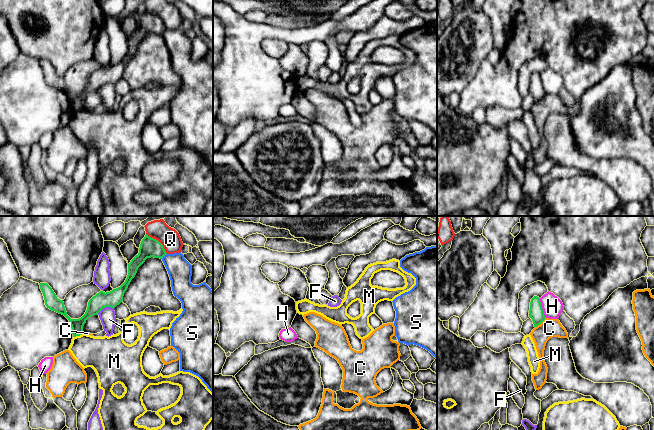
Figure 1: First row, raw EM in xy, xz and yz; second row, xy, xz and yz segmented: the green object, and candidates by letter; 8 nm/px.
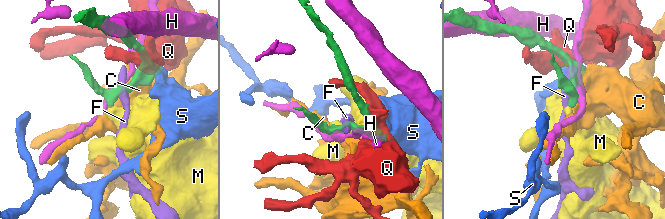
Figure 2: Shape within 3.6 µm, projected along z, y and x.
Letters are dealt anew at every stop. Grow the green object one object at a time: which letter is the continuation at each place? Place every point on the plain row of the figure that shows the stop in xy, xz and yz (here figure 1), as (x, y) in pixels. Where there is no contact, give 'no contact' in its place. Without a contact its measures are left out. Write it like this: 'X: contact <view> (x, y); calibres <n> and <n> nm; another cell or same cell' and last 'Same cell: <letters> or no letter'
C: contact yz (540, 99); calibres 110 and 150 nm; another cell
F: contact xy (105, 83); calibres 130 and 130 nm; another cell
H: contact yz (541, 84); calibres 110 and 170 nm; another cell
M: contact xy (77, 111); calibres 100 and 280 nm; another cell
Q: contact xy (158, 17); calibres 160 and 160 nm; another cell
S: contact xy (163, 32); calibres 160 and 190 nm; another cell
Same cell: no letter

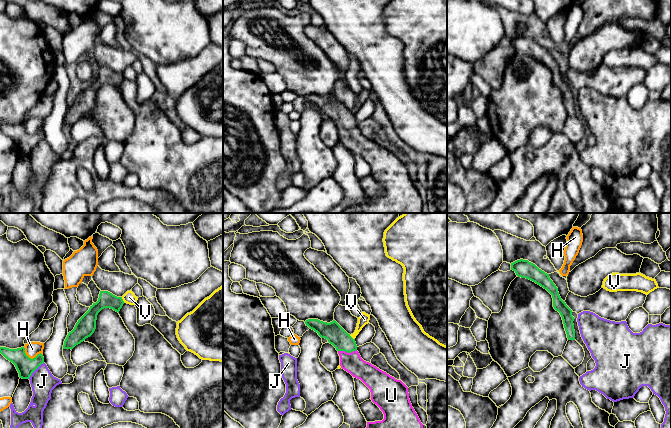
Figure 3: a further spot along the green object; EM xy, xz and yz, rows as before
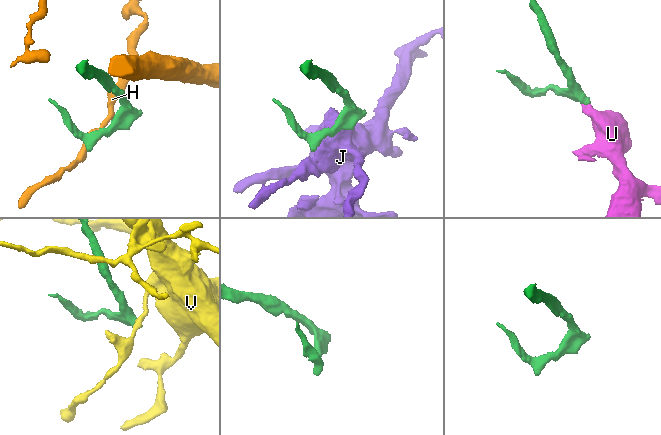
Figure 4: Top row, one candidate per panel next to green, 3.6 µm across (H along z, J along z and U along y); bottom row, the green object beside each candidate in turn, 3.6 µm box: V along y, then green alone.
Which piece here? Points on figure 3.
H: contact xy (30, 134); calibres 150 and 120 nm; another cell
J: contact xy (35, 145); calibres 150 and 200 nm; another cell
U: contact xz (347, 128); calibres 160 and 160 nm; same cell
V: contact xz (351, 113); calibres 160 and 80 nm; another cell
Same cell: U

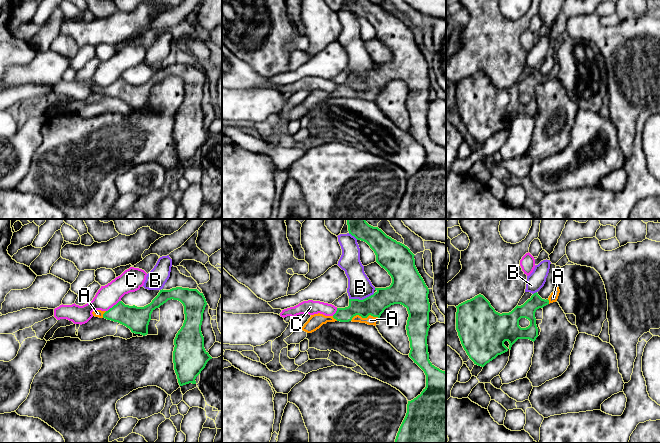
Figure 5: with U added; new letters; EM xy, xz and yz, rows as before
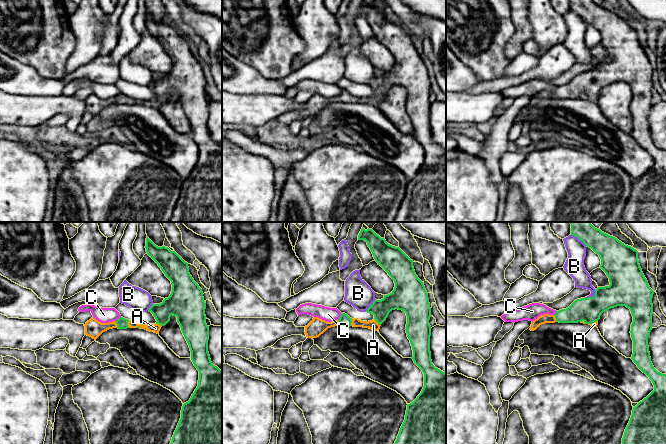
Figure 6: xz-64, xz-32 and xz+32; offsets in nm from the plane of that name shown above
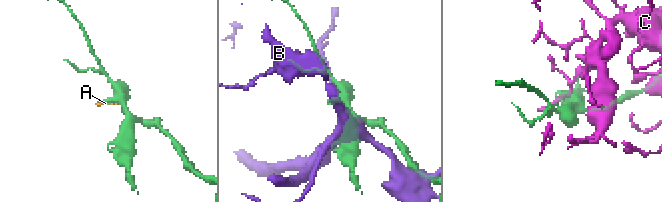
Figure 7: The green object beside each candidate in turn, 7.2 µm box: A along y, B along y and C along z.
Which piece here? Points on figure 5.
A: contact xz (364, 93); calibres 170 and 80 nm; same cell
B: contact xz (361, 76); calibres 170 and 190 nm; another cell
C: contact xy (114, 81); calibres 200 and 180 nm; another cell
Same cell: A

